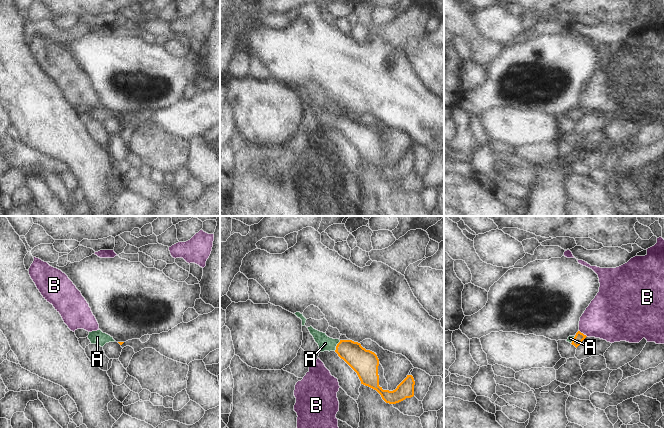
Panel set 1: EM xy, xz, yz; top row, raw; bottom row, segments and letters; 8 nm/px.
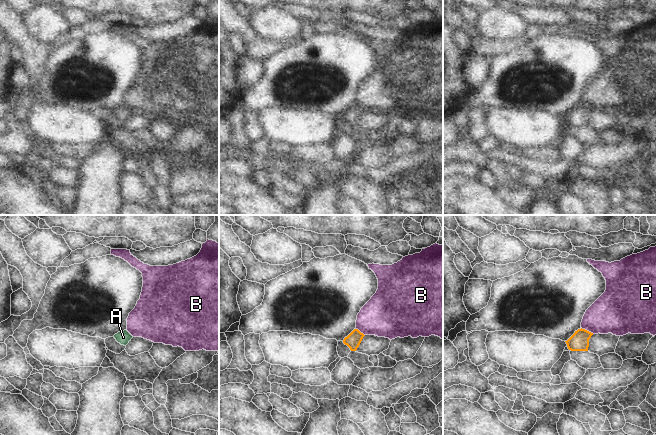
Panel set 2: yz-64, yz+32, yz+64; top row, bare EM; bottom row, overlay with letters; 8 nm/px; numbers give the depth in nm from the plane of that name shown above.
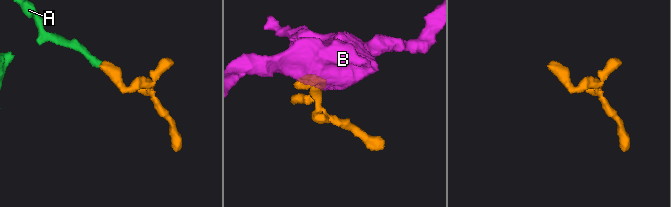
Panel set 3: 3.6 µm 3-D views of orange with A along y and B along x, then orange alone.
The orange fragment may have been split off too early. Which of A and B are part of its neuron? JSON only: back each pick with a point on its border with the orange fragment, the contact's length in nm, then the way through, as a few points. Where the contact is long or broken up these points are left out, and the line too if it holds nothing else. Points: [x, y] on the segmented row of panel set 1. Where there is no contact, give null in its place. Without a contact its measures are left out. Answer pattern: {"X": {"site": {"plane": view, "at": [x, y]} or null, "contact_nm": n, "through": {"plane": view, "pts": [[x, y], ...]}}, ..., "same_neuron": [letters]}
{"A": {"site": {"plane": "xz", "at": [337, 345]}, "contact_nm": 100, "through": {"plane": "xz", "pts": [[363, 362], [350, 351], [337, 345], [325, 343]]}}, "same_neuron": ["A"]}

